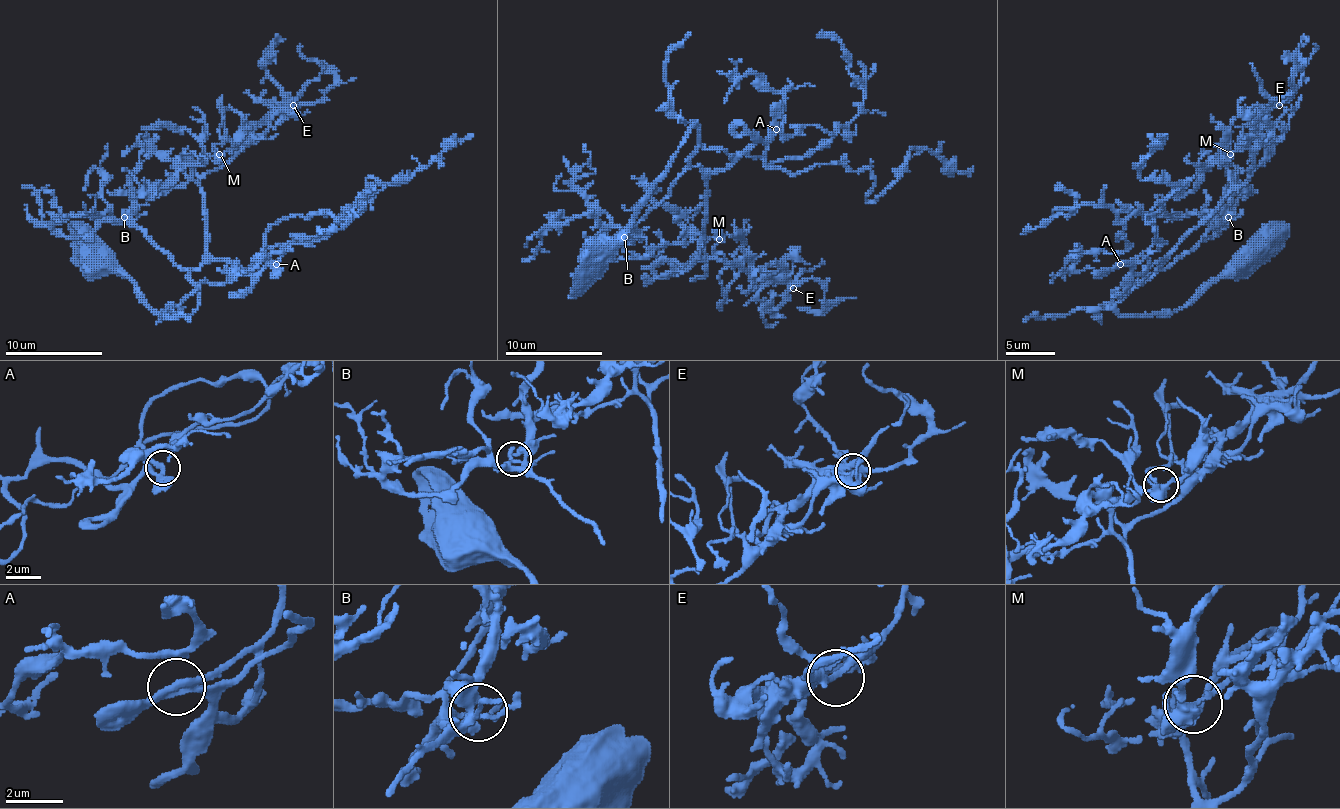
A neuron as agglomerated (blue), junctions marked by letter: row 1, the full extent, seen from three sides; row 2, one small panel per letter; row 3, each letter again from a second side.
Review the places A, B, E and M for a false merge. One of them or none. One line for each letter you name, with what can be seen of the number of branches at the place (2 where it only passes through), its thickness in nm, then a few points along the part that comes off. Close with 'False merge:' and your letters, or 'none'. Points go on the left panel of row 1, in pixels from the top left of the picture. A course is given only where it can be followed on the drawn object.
False merge: none

